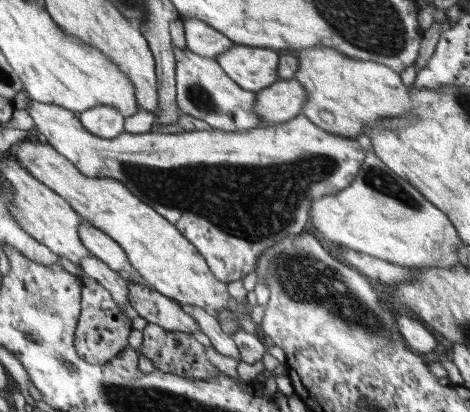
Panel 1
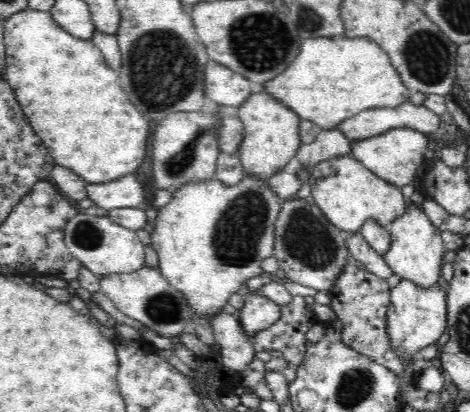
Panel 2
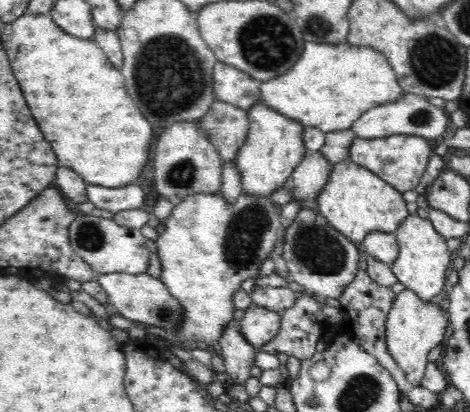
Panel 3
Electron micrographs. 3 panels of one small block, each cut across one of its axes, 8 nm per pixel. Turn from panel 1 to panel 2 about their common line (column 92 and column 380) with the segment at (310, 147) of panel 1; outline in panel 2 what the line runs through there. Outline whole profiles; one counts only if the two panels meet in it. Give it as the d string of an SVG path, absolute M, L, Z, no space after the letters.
M390 128L384 134L366 138L366 140L354 140L352 142L352 158L362 162L368 170L378 174L382 180L396 184L398 188L404 188L414 182L418 172L426 166L424 158L428 156L428 140L426 134L414 130L414 128Z

